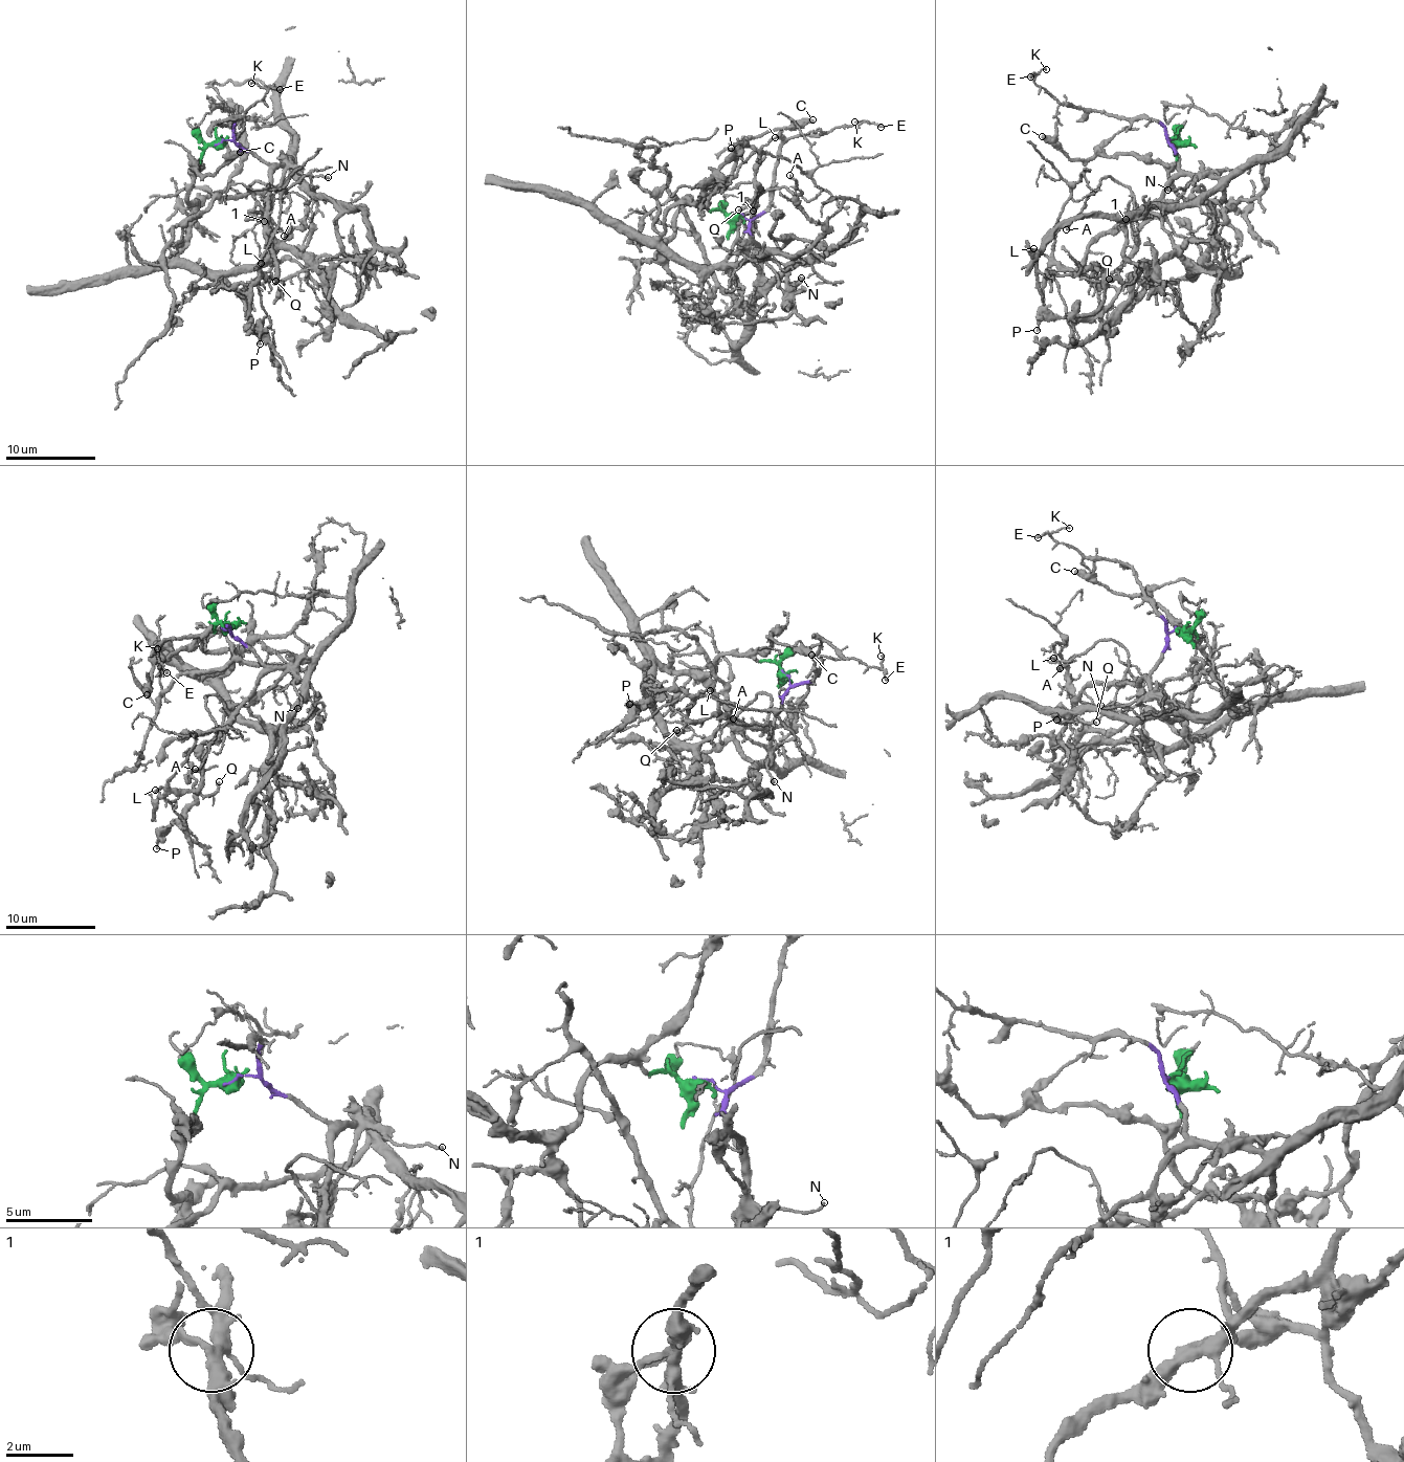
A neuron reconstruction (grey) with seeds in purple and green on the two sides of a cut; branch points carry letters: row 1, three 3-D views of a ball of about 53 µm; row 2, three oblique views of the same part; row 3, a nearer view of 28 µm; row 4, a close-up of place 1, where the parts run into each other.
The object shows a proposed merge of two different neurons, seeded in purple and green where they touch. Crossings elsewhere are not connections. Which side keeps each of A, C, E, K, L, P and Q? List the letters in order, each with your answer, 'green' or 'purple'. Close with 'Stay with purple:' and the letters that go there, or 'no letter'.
A: purple
C: green
E: purple
K: purple
L: purple
P: green
Q: purple
Stay with purple: A, E, K, L, Q

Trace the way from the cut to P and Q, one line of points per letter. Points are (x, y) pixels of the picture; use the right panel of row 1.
P: (1170, 142), (1173, 190), (1211, 221), (1207, 253), (1170, 283), (1128, 283), (1095, 315), (1047, 317), (1035, 331)
Q: (1170, 142), (1177, 173), (1162, 195), (1089, 245), (1082, 275), (1090, 280), (1108, 279)

